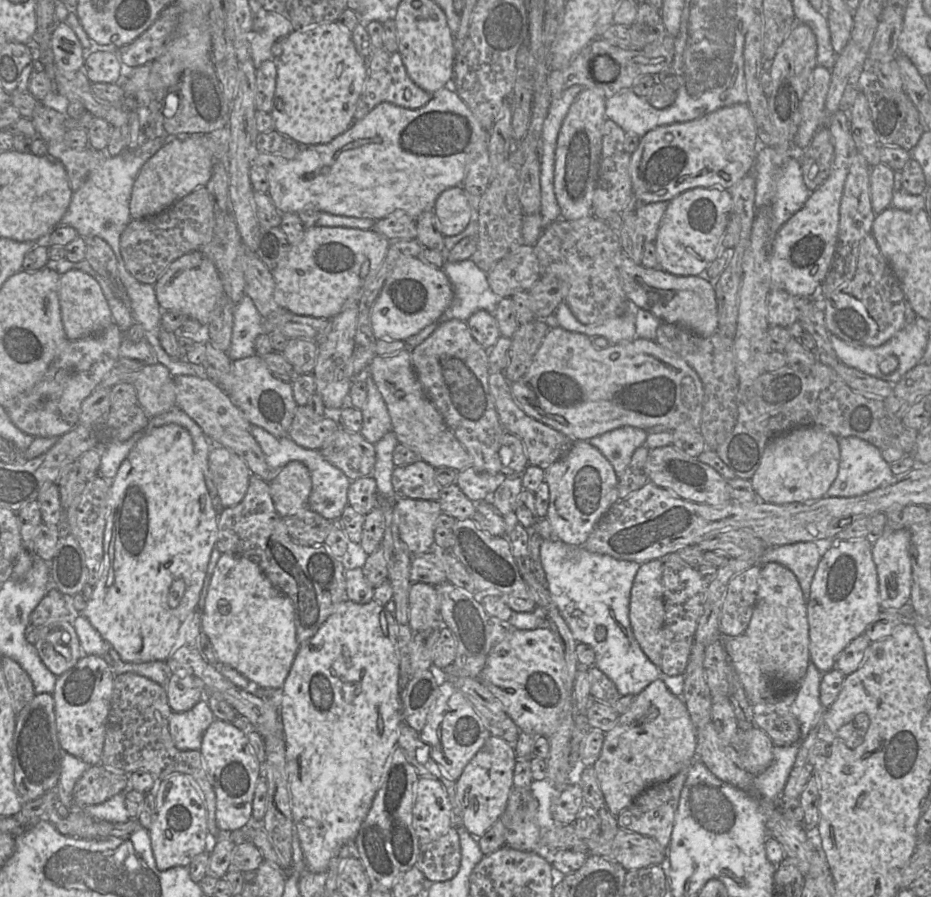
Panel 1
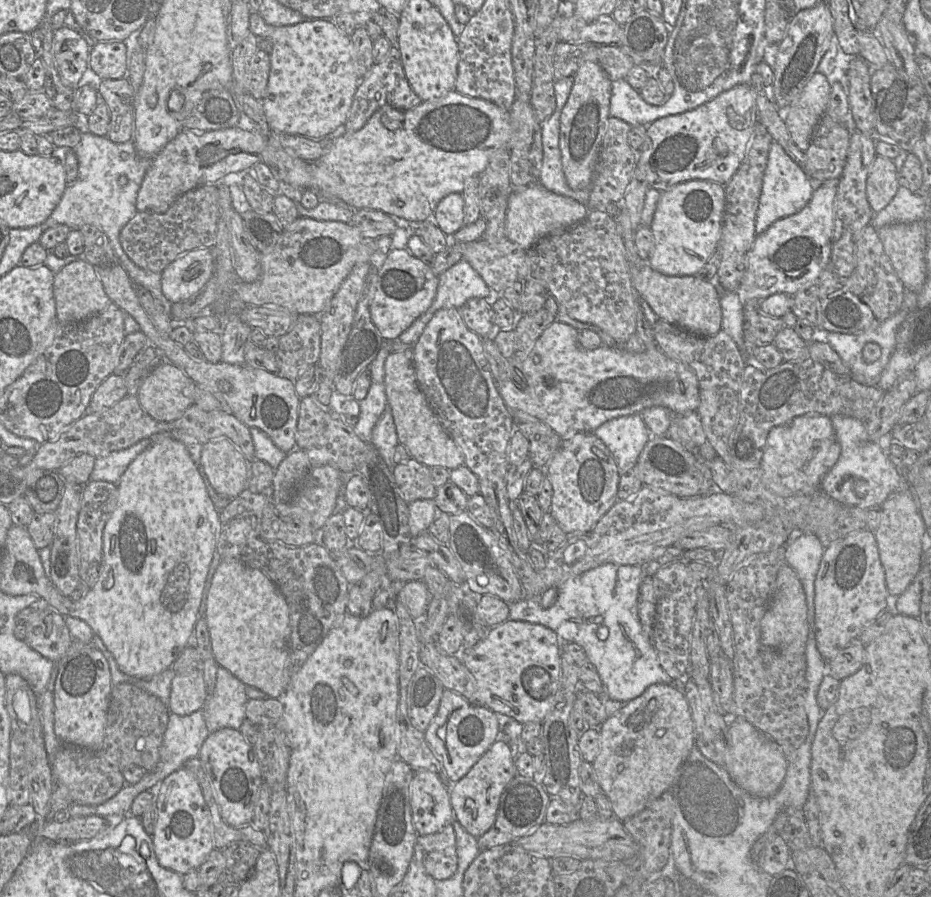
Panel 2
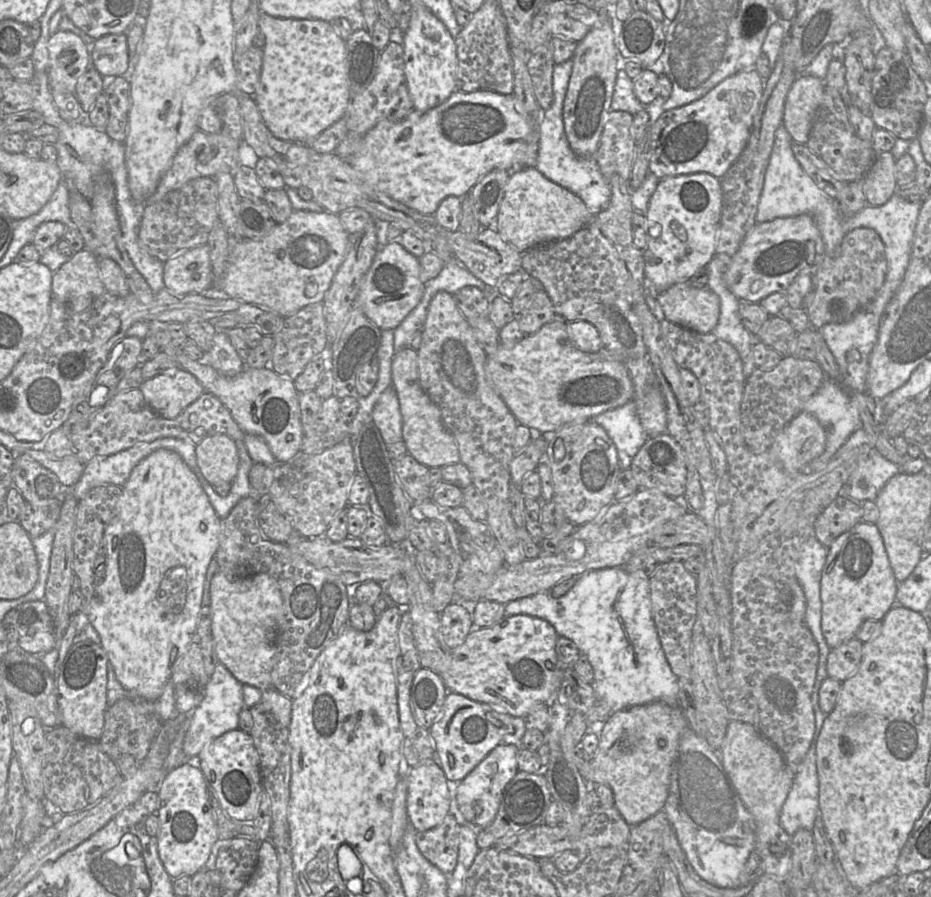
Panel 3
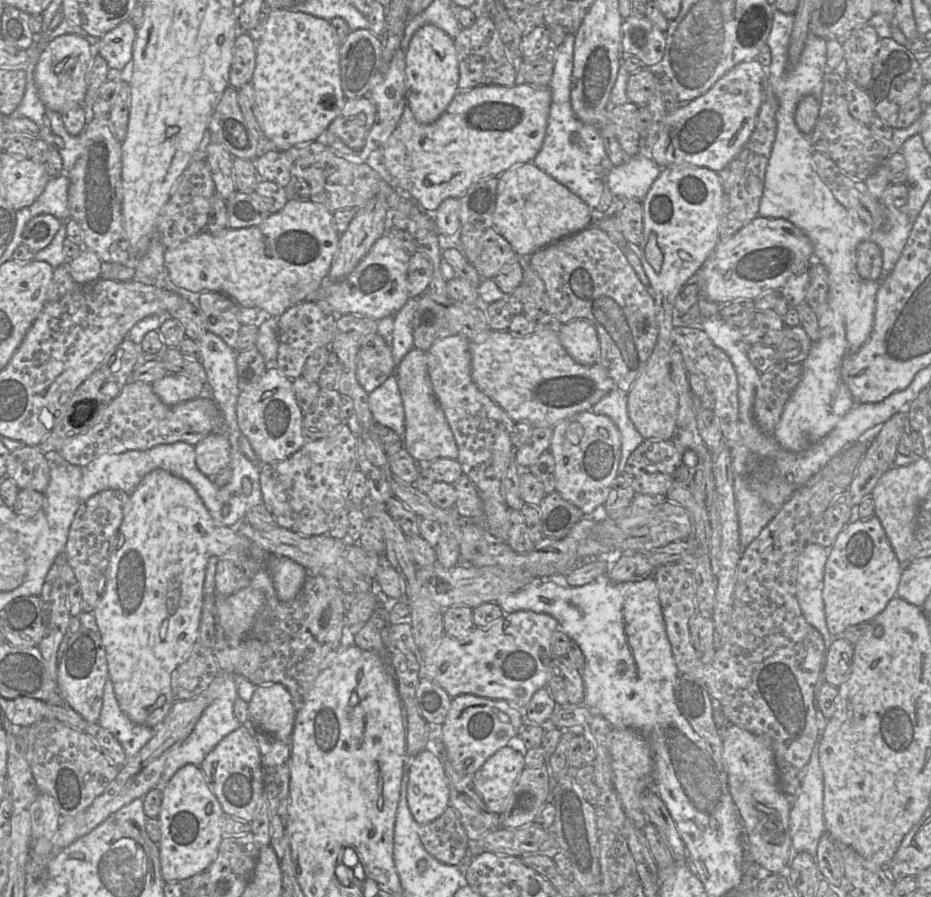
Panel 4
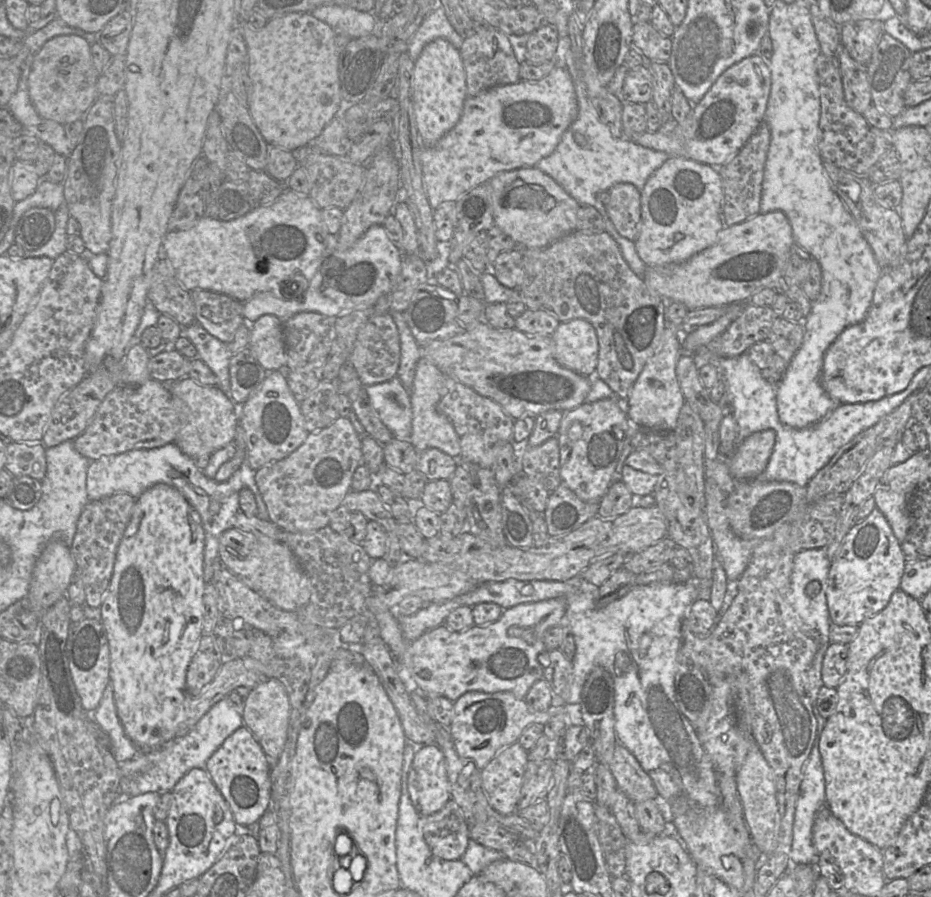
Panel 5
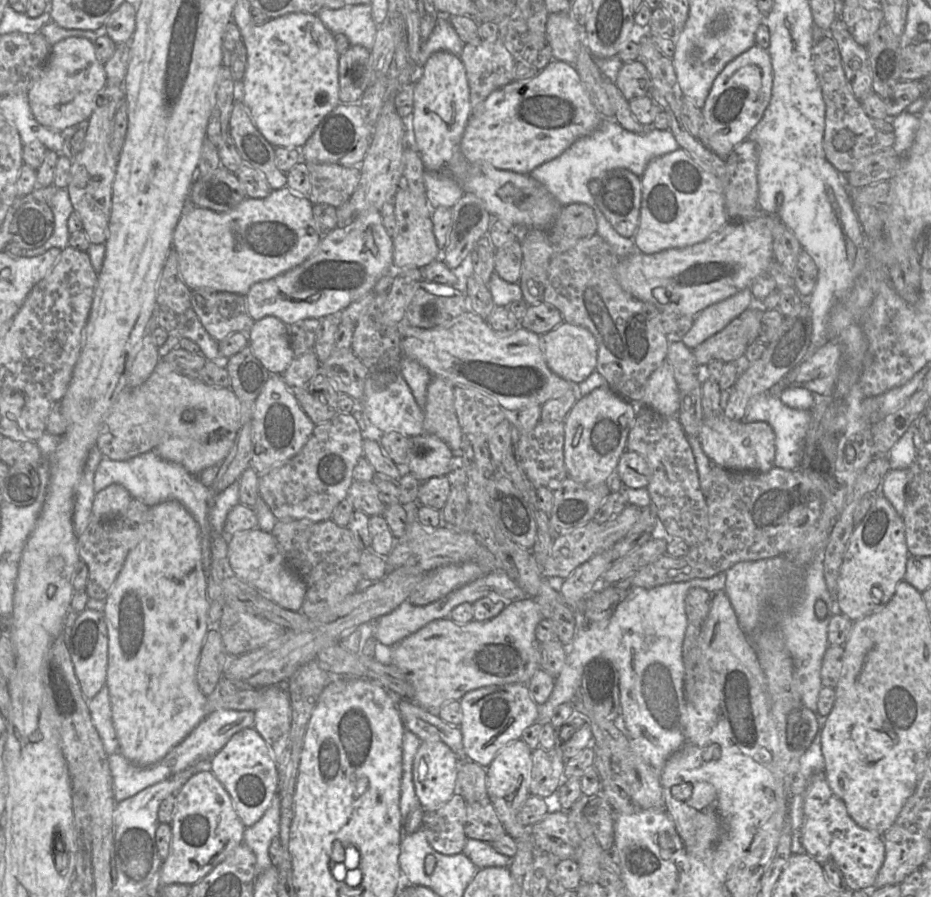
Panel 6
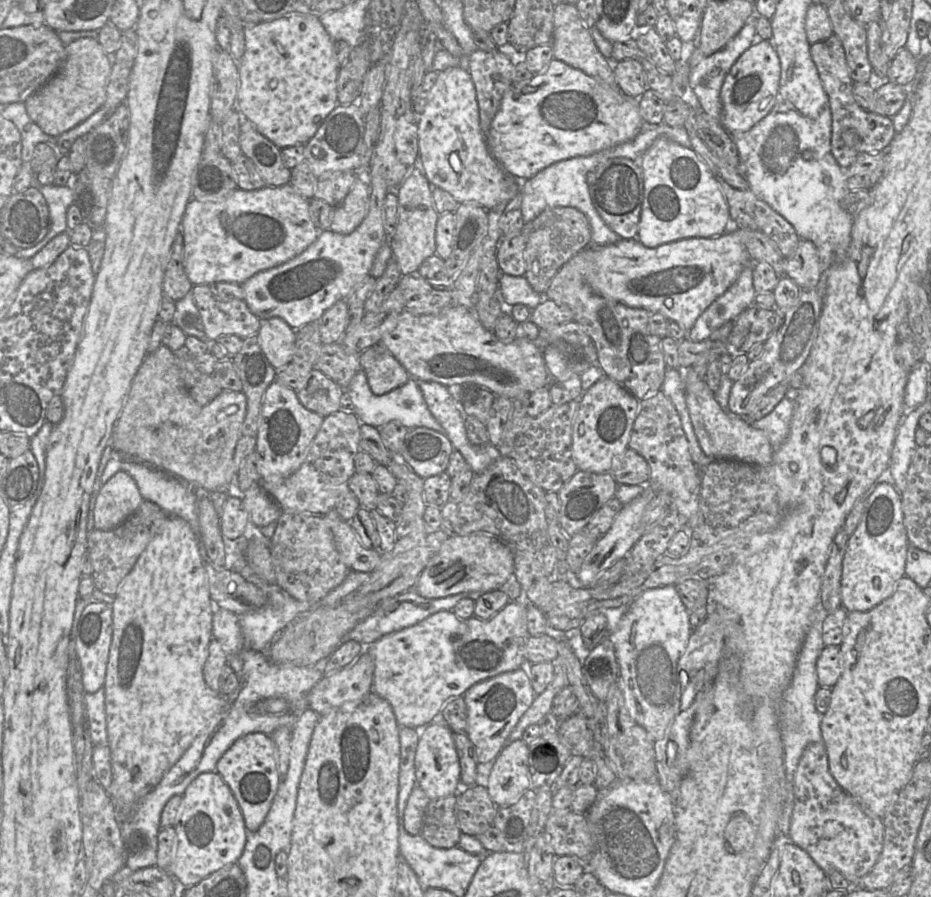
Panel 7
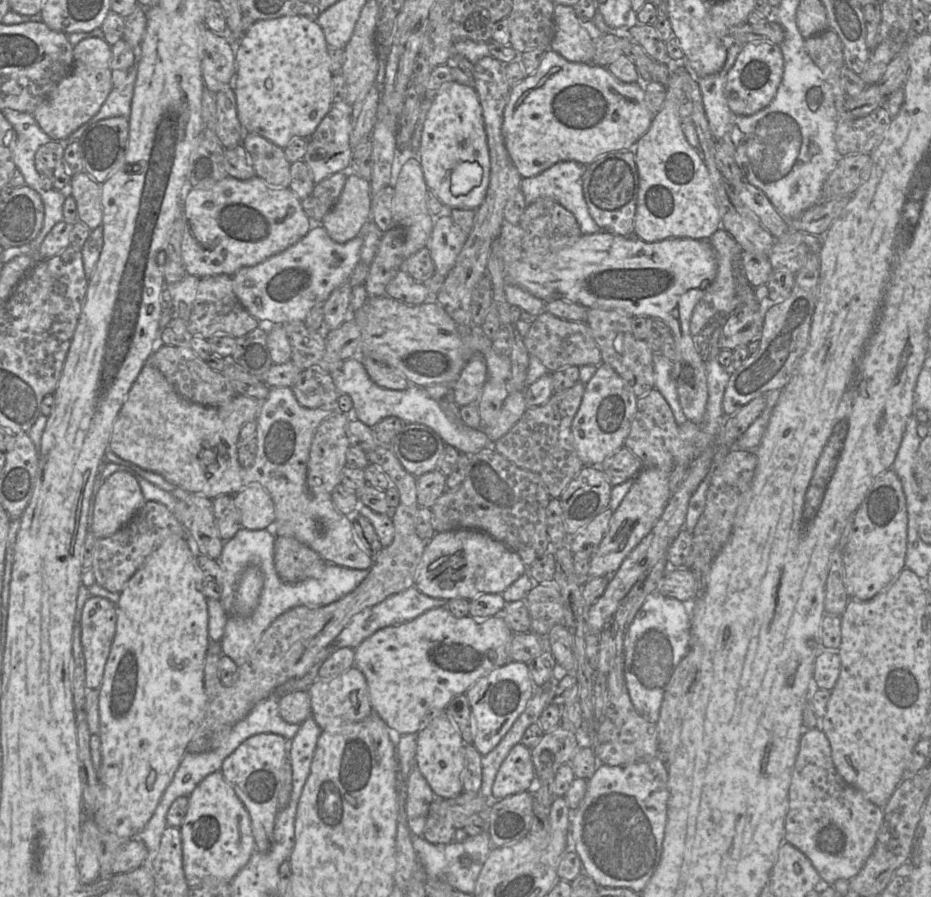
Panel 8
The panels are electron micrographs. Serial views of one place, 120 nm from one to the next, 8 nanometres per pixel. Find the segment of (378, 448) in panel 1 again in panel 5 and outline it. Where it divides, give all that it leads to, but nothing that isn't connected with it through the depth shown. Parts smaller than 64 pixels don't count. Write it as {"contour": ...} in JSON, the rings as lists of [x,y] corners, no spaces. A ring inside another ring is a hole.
{"contour":[[[395,376],[391,380],[366,386],[372,406],[394,438],[410,441],[412,407],[409,392]]]}

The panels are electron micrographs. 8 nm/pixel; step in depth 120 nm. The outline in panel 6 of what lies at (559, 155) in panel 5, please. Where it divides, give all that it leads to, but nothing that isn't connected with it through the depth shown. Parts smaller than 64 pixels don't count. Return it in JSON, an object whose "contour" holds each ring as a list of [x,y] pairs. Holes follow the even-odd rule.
{"contour":[[[602,118],[600,125],[589,135],[576,140],[560,156],[536,167],[529,175],[541,183],[561,206],[586,204],[593,209],[597,221],[597,235],[603,238],[619,258],[625,258],[637,251],[632,238],[620,236],[606,220],[589,192],[588,184],[602,173],[624,168],[641,177],[648,163],[656,157],[678,150],[670,130],[649,128],[645,134],[631,133],[622,128],[616,120]]]}

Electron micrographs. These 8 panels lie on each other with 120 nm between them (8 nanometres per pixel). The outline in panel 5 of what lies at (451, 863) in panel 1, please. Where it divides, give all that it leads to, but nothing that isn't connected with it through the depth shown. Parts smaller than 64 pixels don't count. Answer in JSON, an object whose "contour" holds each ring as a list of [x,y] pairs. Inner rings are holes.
{"contour":[[[452,798],[438,812],[420,817],[419,828],[435,856],[459,860],[464,855],[470,840],[468,825]]]}

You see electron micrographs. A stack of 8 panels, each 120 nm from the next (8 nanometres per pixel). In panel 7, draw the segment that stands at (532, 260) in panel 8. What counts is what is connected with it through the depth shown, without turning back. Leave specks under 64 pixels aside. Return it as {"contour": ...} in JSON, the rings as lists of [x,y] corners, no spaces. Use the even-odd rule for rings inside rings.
{"contour":[[[733,225],[720,236],[685,238],[655,248],[643,246],[637,238],[620,239],[605,246],[591,244],[582,250],[582,257],[584,279],[596,294],[628,307],[660,313],[687,332],[701,313],[738,279],[742,270],[750,263],[749,253],[740,239],[740,230]],[[705,380],[686,383],[685,400],[699,445],[707,457],[715,460],[737,460],[753,465],[771,464],[774,450],[766,433],[747,423],[747,416],[725,412]]]}

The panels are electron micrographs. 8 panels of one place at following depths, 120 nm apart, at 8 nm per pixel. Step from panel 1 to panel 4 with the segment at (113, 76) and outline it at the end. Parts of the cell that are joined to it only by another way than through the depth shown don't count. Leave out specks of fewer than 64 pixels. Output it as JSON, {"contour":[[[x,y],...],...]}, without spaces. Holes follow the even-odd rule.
{"contour":[[[130,20],[123,21],[98,39],[94,52],[105,59],[110,69],[122,70],[133,60],[136,31]]]}

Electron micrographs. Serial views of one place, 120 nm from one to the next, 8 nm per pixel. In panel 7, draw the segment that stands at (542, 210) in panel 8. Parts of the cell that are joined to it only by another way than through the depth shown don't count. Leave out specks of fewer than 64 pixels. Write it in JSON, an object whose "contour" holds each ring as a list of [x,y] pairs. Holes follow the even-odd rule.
{"contour":[[[574,207],[545,209],[535,219],[524,224],[521,234],[525,240],[524,277],[532,289],[539,294],[545,294],[554,275],[565,262],[592,244],[588,218]]]}

